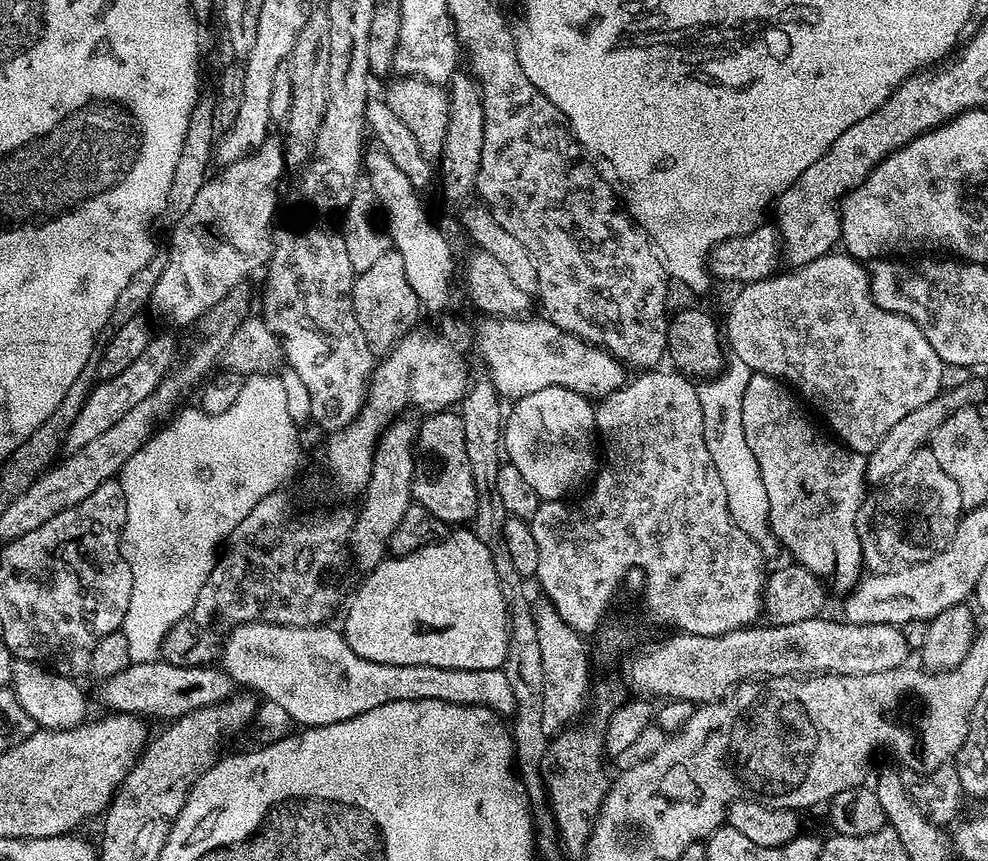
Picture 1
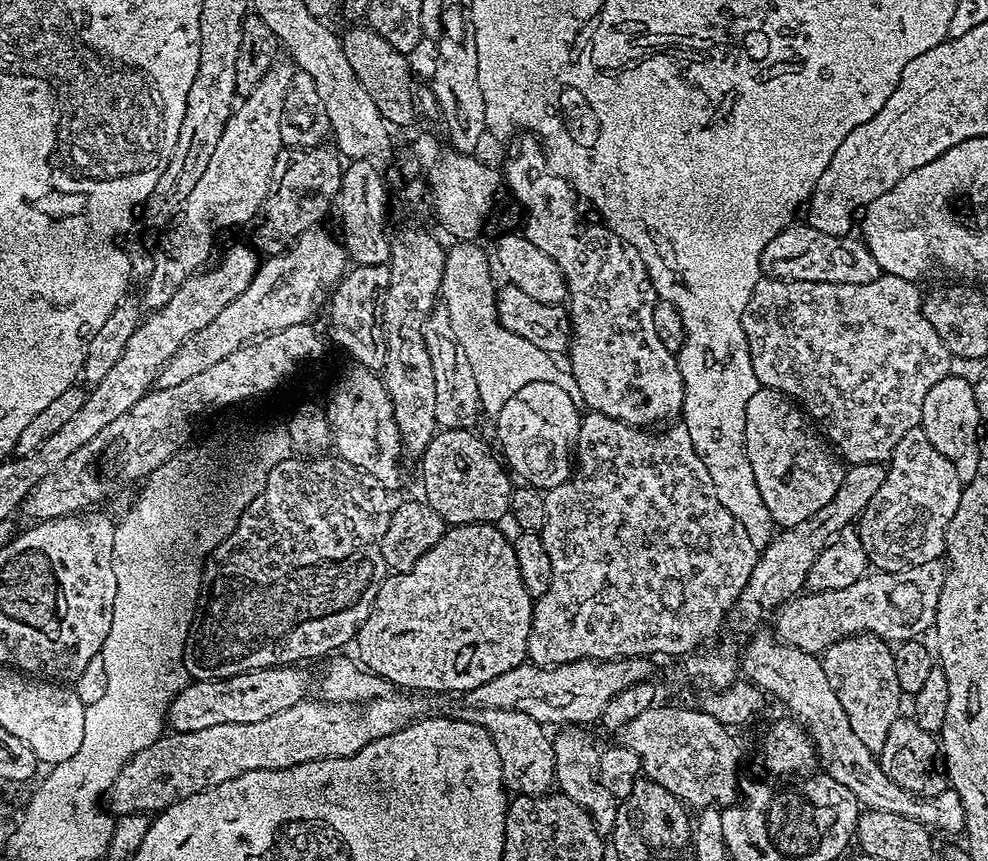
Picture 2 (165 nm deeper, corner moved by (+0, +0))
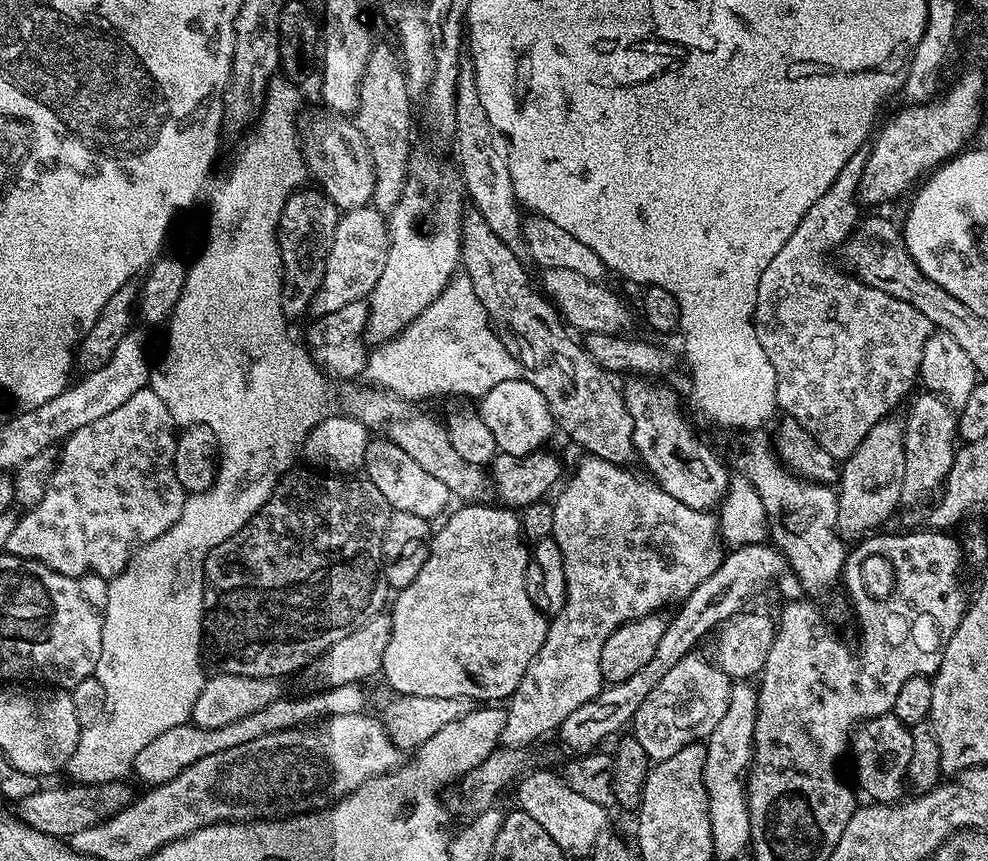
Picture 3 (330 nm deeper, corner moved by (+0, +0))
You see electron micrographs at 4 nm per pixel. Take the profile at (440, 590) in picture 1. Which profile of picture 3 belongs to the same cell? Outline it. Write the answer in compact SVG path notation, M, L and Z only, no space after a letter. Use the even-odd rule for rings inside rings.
M491 503L464 504L456 513L453 511L443 521L445 524L441 528L435 529L426 562L422 566L422 570L418 570L418 578L414 578L414 582L410 582L410 586L401 588L395 593L396 601L393 604L391 601L390 604L392 629L390 630L390 640L386 642L382 669L383 679L388 679L389 686L394 690L393 693L401 696L421 696L422 698L458 698L461 696L473 702L504 702L518 690L518 686L522 682L522 674L526 674L526 666L530 666L530 662L534 662L538 650L542 650L542 642L548 633L549 621L540 611L534 596L532 600L531 594L528 593L530 548L521 533L519 515L507 506L492 507Z

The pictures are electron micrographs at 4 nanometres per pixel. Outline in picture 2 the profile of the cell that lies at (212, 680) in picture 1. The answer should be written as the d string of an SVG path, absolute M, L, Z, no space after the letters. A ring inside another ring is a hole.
M277 666L274 668L256 668L253 672L234 674L234 678L221 680L192 680L168 705L167 723L172 732L193 732L206 730L210 726L226 726L234 722L263 722L278 714L281 710L290 710L309 695L308 672L304 666Z

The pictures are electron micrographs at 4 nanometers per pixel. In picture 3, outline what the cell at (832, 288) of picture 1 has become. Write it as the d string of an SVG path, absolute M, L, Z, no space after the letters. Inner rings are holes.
M867 147L850 154L846 166L838 170L838 178L830 182L830 190L806 210L806 218L798 222L798 230L786 238L786 246L762 270L756 295L756 333L762 350L766 350L766 358L770 358L770 366L774 366L777 409L785 417L796 419L838 462L854 454L858 442L913 395L912 387L920 380L922 350L926 350L926 342L934 331L930 318L922 310L914 310L910 302L874 290L847 271L839 272L828 261L828 255L855 233L862 219L858 193L867 161Z

